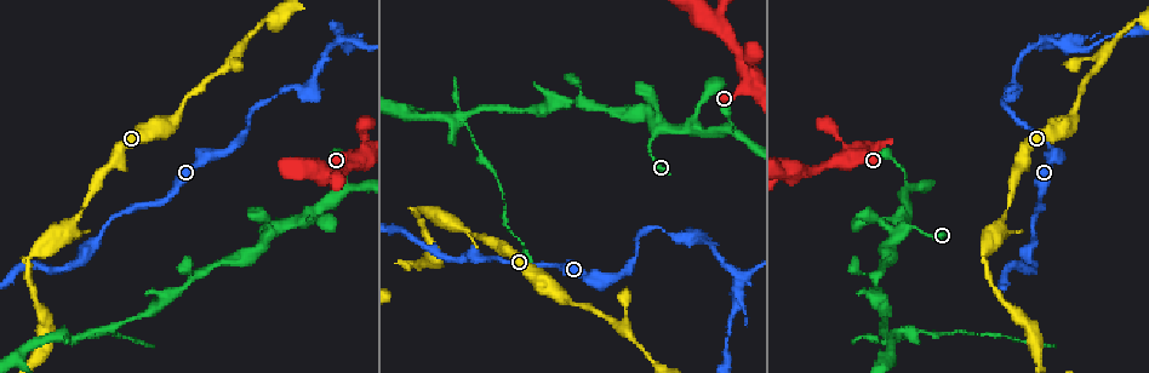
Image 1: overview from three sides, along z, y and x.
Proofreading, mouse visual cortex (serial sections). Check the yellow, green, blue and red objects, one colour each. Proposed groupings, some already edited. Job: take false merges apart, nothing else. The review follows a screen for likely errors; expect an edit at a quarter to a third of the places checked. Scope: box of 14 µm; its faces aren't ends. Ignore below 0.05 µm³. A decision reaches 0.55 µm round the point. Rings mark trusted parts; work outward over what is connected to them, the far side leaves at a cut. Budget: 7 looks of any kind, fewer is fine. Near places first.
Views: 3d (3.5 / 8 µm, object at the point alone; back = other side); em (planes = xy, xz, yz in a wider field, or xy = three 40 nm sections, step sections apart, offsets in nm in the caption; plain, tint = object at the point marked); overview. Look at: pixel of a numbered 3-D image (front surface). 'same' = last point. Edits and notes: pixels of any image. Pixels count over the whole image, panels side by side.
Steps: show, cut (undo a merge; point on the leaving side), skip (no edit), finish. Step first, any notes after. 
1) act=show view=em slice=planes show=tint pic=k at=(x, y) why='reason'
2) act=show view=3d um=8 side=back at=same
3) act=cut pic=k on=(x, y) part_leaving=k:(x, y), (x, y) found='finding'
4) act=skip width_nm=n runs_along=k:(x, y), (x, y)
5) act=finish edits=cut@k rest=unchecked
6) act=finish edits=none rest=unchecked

act=show view=3d um=3.5 side=back pic=1 at=(467, 115)

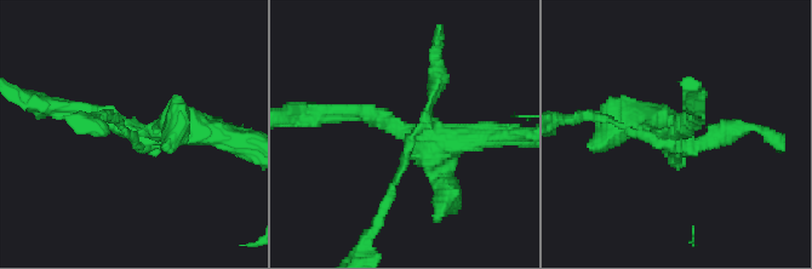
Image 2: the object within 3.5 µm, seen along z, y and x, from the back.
act=show view=em slice=xy step=5 show=tint pic=2 at=(408, 136)

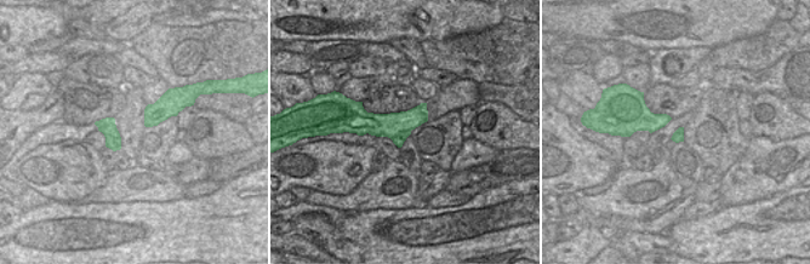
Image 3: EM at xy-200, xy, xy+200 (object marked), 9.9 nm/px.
act=cut pic=2 on=(386, 201) part_leaving=2:(402, 162), (377, 228), (361, 249) found='a second cell is stuck on'

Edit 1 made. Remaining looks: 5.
act=show view=overview why='see it whole again'

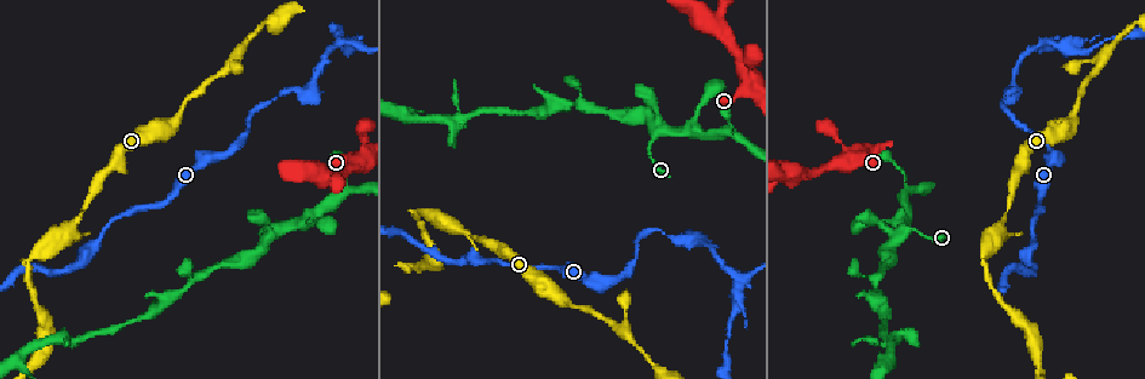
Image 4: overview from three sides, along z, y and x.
act=show view=3d um=3.5 side=back pic=4 at=(985, 256) why='calibre changes'

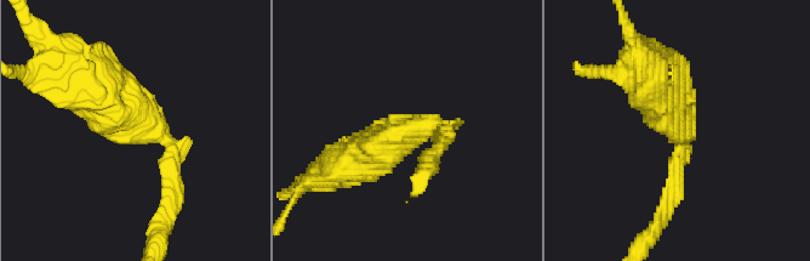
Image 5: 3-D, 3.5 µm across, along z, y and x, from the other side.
act=show view=em slice=xy step=1 show=tint pic=5 at=(150, 127) arm_widths_nm=200,500

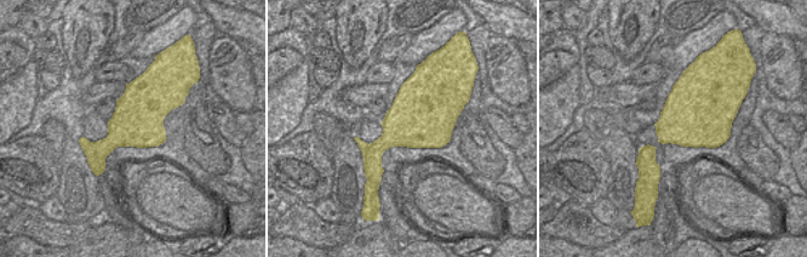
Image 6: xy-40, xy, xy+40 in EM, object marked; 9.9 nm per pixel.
act=skip runs_along=5:(90, 86), (172, 146), (172, 198) found='one cell here'

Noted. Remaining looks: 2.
act=finish edits=cut@2 rest=unchecked

